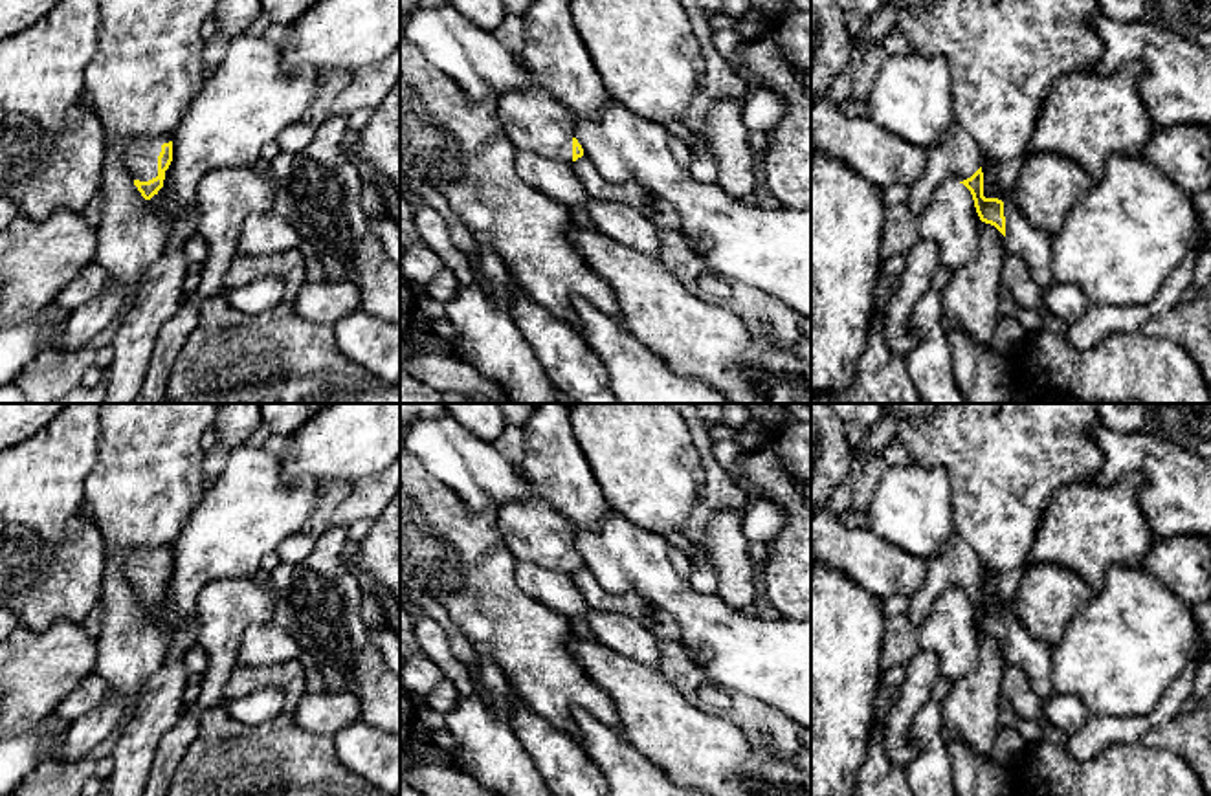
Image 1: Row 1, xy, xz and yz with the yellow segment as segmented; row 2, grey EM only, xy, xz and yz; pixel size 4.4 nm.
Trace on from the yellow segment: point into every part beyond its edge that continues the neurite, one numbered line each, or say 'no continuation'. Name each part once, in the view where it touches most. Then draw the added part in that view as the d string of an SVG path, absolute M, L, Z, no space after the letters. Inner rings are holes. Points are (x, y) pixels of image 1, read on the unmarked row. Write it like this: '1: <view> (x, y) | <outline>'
1: xy (142, 565) | M171 547L132 548L125 556L125 576L134 591L149 592L158 587L158 567Z

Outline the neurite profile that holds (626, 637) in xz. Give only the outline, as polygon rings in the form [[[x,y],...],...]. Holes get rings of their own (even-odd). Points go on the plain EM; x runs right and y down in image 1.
[[[589,611],[583,620],[589,624],[594,640],[631,662],[659,668],[659,638],[637,620],[618,613]]]

